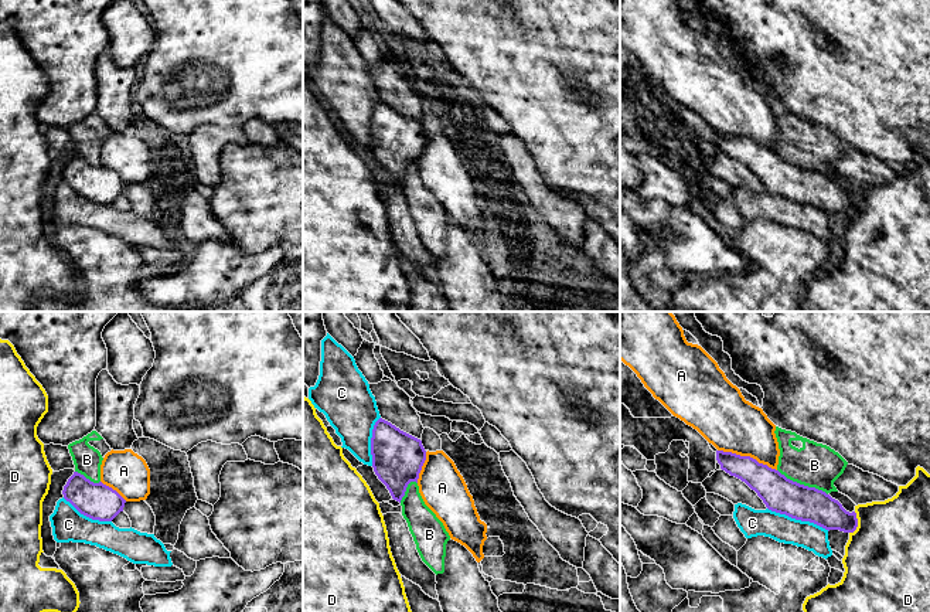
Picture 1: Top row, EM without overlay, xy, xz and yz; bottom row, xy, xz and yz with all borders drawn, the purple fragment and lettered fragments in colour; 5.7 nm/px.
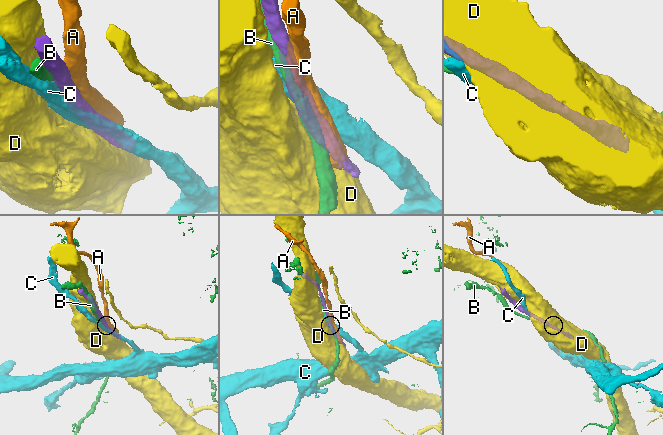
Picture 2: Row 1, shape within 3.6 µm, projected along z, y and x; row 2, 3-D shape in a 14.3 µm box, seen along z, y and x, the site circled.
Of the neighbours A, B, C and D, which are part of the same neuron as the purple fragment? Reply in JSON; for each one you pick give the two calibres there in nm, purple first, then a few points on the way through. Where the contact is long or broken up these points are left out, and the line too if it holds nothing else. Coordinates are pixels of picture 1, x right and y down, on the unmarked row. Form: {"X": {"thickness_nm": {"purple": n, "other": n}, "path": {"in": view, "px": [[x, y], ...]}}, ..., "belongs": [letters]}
{"belongs": []}

